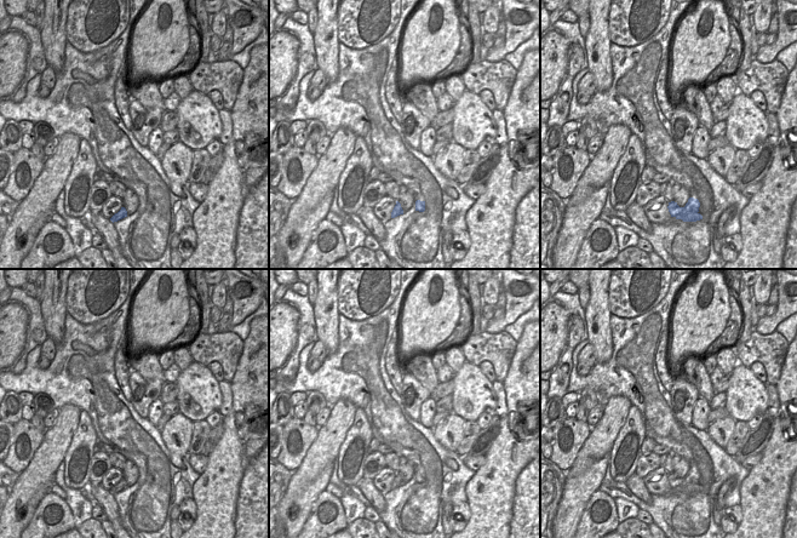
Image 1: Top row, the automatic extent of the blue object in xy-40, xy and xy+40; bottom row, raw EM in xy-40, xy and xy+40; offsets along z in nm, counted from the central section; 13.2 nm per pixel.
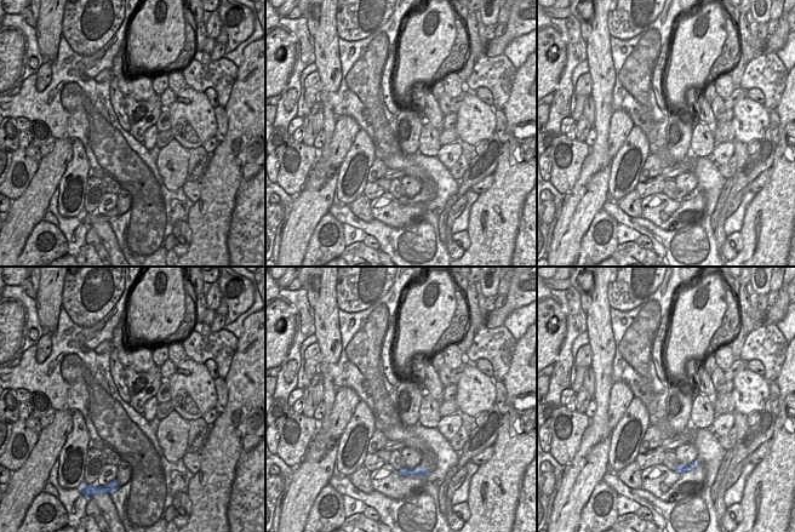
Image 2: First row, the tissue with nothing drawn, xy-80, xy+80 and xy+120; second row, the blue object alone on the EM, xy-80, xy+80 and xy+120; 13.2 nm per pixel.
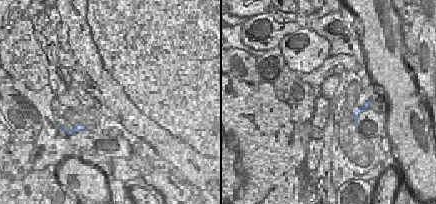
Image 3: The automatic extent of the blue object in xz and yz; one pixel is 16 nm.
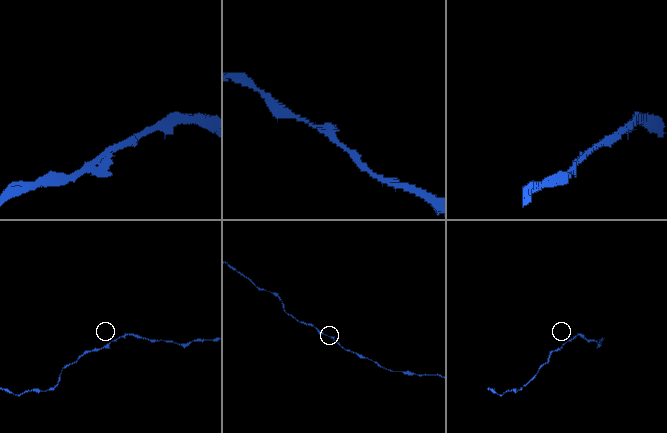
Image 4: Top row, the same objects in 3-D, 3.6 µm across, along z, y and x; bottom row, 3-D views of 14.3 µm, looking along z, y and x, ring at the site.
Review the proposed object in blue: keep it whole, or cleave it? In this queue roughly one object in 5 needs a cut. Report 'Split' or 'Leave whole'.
Leave whole

